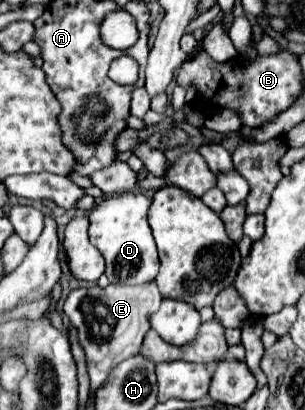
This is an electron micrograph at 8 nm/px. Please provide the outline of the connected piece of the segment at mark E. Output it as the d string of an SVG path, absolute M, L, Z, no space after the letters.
M145 283L137 287L107 285L105 289L93 285L93 287L73 289L67 295L63 311L69 317L71 325L77 329L79 343L85 351L85 363L89 369L93 393L107 379L109 371L117 363L139 351L145 333L151 329L149 317L159 309L161 301L163 295L159 293L155 283Z

